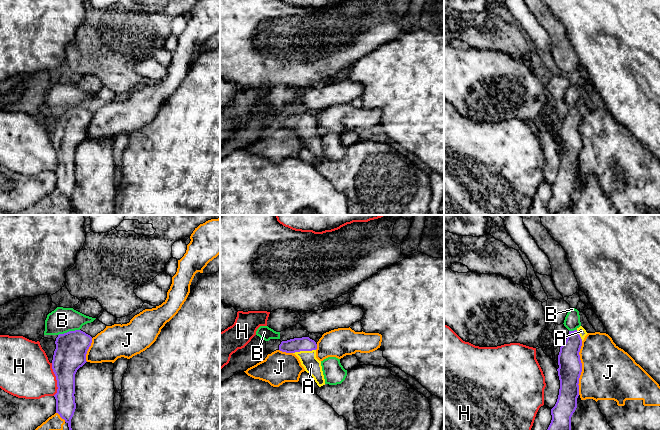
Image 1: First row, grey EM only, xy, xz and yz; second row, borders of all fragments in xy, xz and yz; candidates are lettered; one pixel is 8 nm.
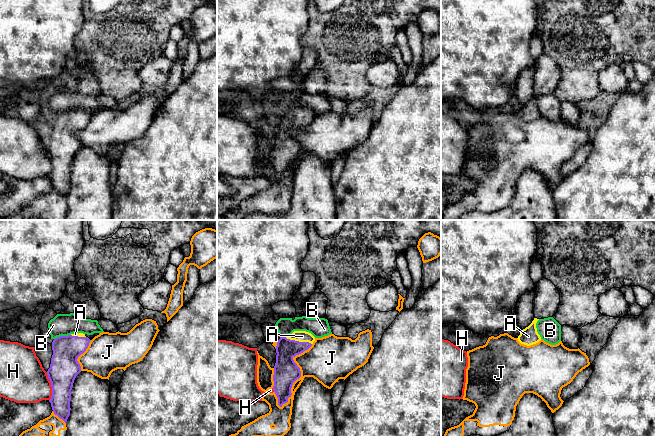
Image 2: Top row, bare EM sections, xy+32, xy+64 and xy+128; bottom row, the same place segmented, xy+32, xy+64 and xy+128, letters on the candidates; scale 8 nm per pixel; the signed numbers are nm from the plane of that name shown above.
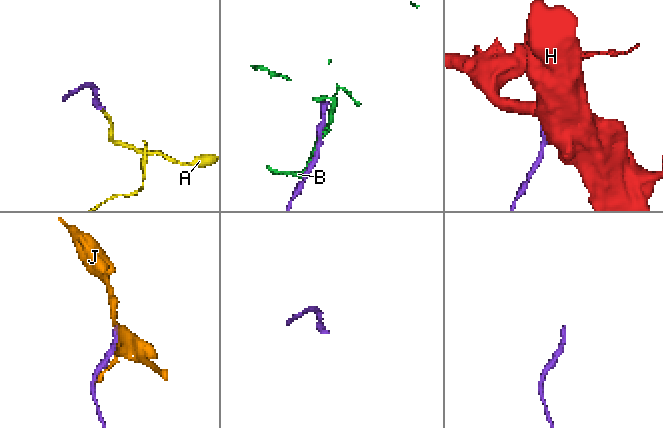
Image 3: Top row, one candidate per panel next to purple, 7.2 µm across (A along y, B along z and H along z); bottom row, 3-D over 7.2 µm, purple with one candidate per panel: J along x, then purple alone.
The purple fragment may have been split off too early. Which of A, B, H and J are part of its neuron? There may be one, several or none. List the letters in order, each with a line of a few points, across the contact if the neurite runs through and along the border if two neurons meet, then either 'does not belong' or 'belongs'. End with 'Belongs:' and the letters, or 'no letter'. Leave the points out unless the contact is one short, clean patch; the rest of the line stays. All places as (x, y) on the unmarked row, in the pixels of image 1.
A: line xz (294, 121), (300, 122), (304, 126), (311, 140); belongs
B: line xy (79, 105), (58, 111); does not belong
H: line xy (51, 139), (57, 163), (57, 168), (54, 171); does not belong
J: does not belong
Belongs: A

